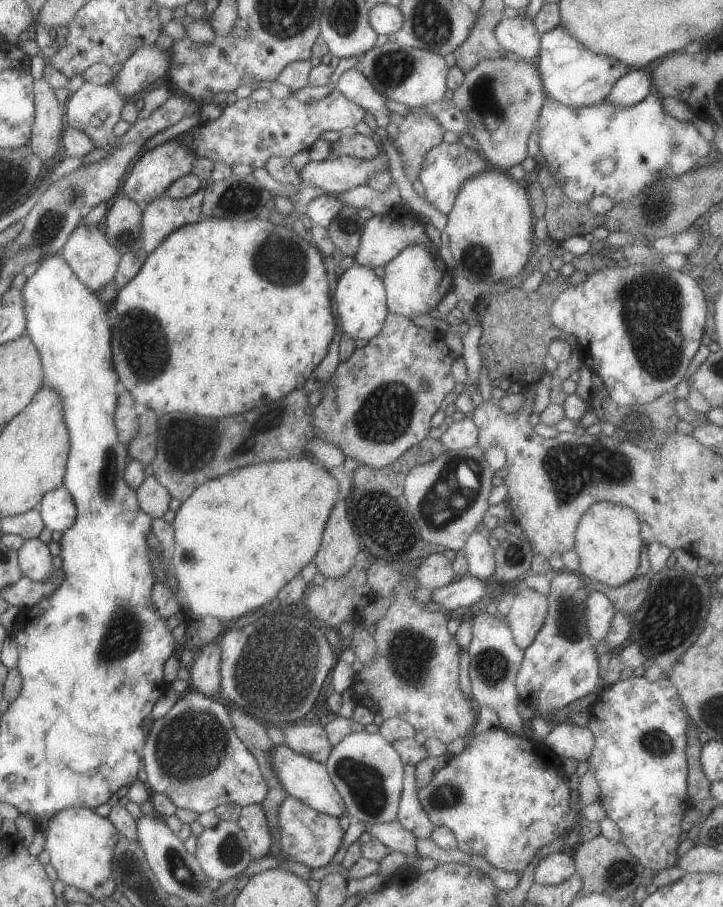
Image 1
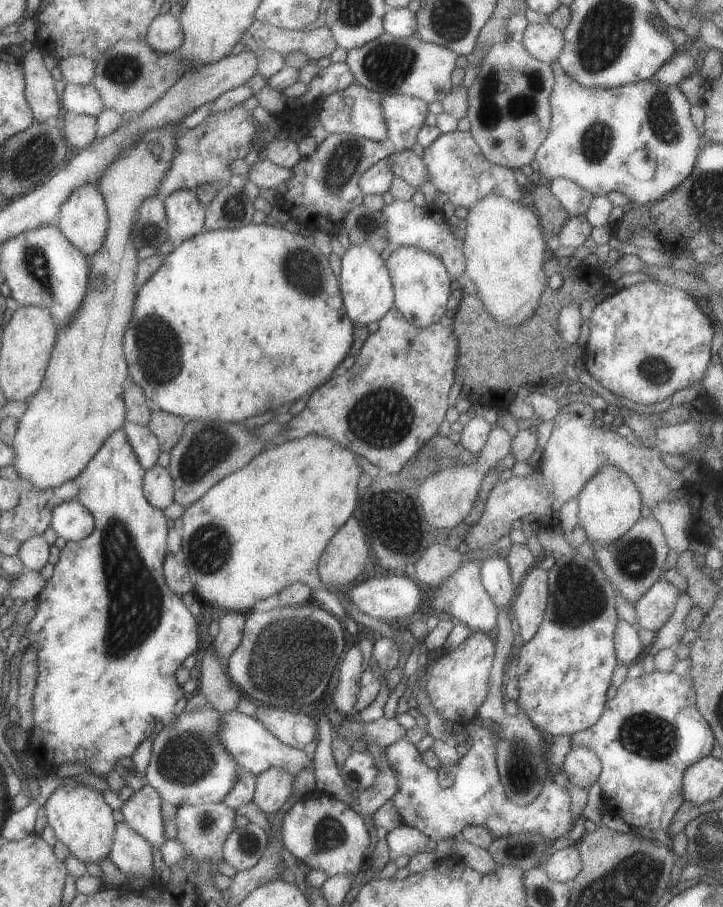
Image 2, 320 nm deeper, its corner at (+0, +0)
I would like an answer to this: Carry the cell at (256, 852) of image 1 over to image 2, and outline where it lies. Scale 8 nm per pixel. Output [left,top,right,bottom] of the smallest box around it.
[252,767,294,815]

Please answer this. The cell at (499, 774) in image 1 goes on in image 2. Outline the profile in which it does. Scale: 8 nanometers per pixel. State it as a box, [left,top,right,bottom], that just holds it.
[384,722,572,842]

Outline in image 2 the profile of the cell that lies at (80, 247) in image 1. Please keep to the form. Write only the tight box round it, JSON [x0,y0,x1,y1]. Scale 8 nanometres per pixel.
[55,183,107,260]

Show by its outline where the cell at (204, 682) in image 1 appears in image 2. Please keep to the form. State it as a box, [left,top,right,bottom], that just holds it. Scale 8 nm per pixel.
[211,611,246,662]

